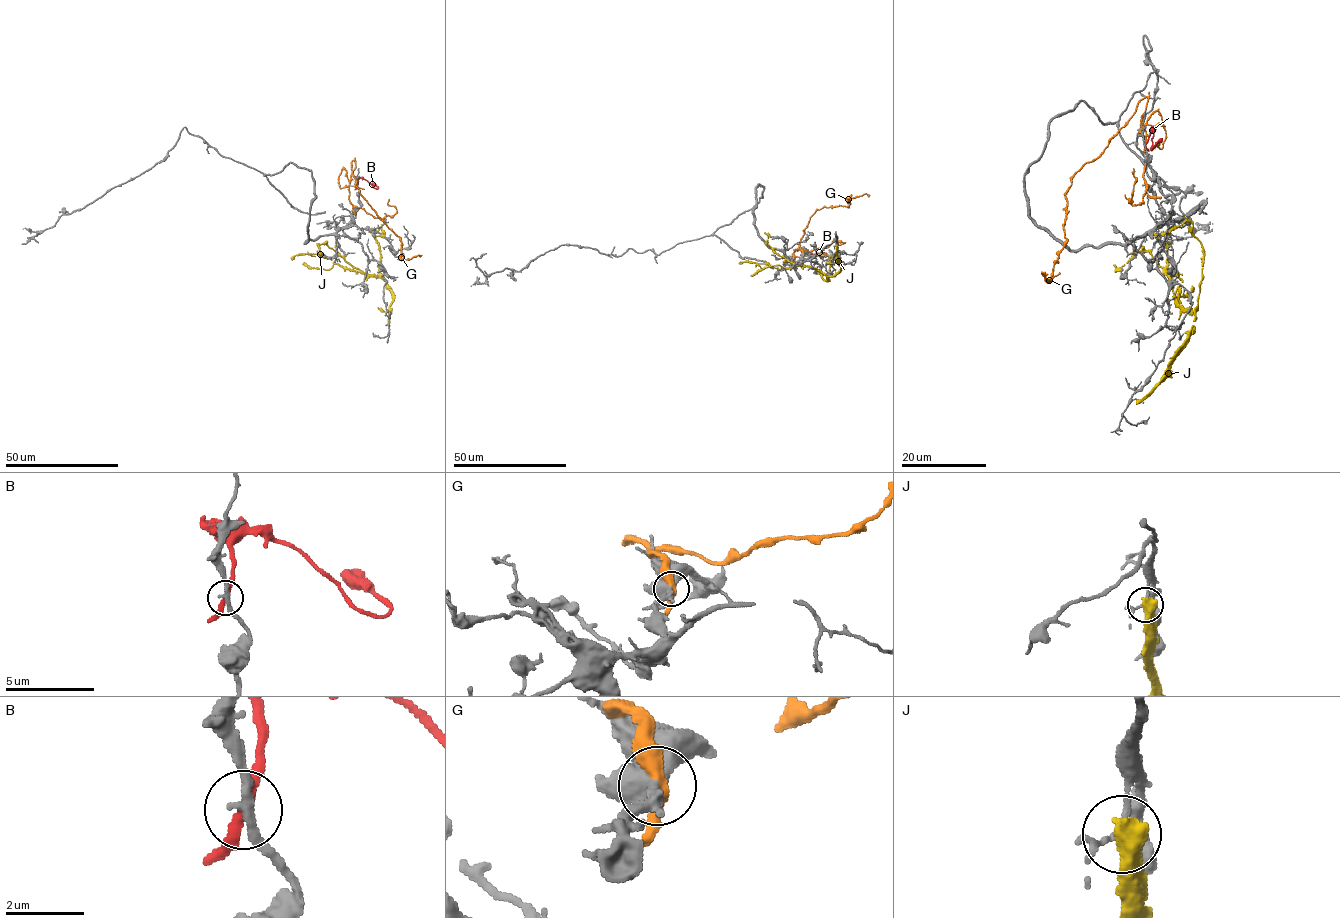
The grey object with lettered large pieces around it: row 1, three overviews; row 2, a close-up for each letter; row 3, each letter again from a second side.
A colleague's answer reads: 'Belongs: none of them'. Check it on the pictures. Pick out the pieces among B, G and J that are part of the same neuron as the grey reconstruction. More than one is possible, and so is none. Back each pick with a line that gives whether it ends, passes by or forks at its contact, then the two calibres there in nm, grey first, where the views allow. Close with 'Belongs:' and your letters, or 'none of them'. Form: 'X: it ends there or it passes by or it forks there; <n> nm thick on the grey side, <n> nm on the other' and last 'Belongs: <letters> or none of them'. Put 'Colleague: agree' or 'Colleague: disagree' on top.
Colleague: agree
Belongs: none of them

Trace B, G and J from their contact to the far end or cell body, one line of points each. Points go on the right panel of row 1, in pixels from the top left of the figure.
B: (1145, 145), (1152, 129), (1152, 149), (1160, 139)
G: (1155, 197), (1143, 176), (1144, 97), (1072, 178), (1065, 246), (1050, 280), (1047, 274)
J: (1138, 400), (1165, 375), (1193, 325), (1194, 314), (1175, 302), (1181, 279), (1172, 270), (1167, 282)

